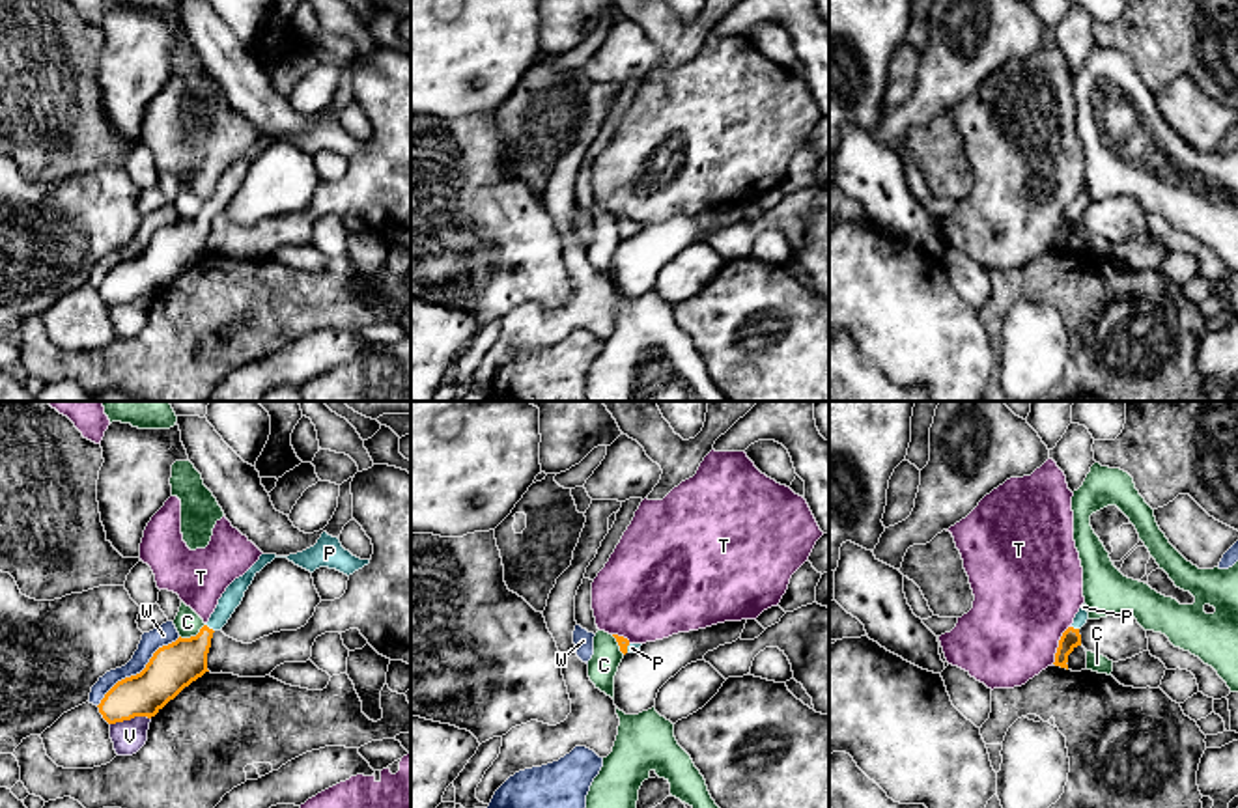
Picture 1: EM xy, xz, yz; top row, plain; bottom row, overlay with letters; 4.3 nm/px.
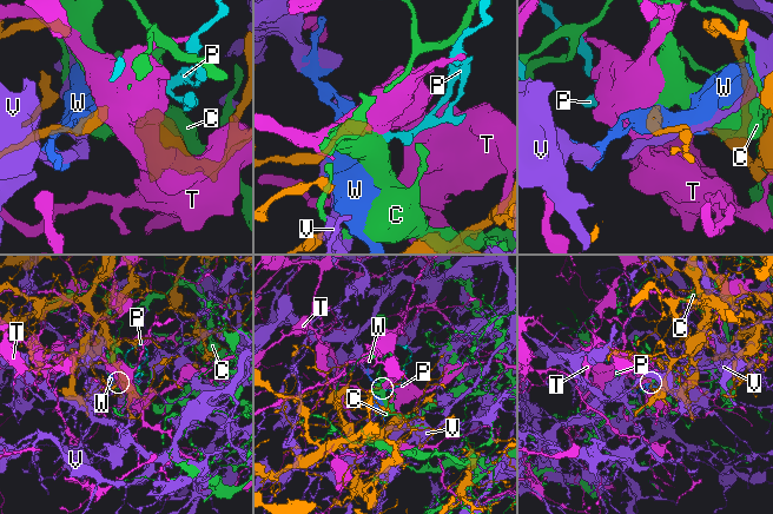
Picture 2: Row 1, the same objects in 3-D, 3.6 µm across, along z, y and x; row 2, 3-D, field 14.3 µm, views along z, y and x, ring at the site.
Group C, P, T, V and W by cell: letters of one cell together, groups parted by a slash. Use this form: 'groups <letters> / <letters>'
groups C / P / T / V / W

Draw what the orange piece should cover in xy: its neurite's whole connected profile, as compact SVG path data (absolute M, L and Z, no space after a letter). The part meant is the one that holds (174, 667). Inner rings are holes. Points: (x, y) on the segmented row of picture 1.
M327 532L321 534L314 547L302 552L289 556L261 554L243 577L235 578L226 588L209 621L196 636L179 636L176 642L159 648L140 674L118 681L105 694L97 705L103 718L108 724L131 720L134 717L151 718L185 687L209 672L207 653L213 633L228 623L254 577L274 558L288 558L310 573L319 567L329 567L347 577L370 564L370 560L353 556L342 547L338 537Z

